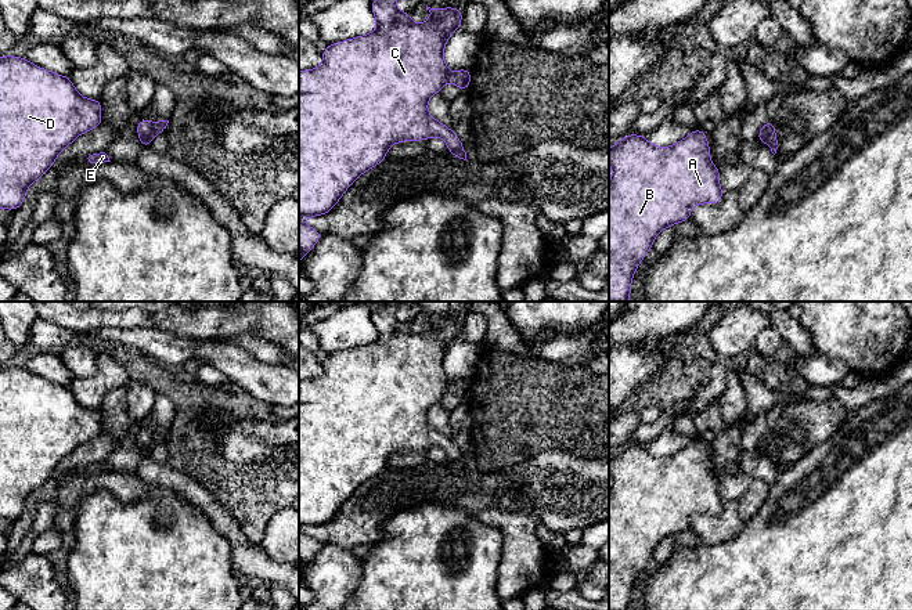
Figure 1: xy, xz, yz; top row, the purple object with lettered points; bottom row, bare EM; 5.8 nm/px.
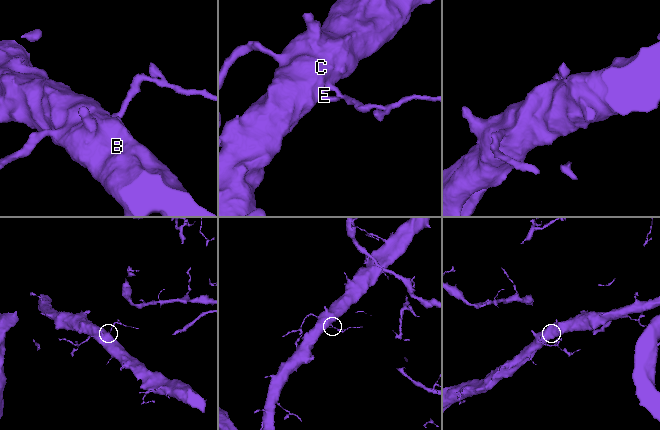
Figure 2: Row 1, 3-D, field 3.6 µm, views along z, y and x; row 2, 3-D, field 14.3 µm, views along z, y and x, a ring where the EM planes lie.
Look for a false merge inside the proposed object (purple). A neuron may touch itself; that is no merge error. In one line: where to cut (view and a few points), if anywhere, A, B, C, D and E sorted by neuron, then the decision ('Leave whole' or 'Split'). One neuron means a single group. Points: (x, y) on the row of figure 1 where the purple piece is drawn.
Split along yz (770, 121), (764, 140). Groups: A B C D / E. Split

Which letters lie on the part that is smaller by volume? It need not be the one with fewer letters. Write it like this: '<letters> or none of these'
E

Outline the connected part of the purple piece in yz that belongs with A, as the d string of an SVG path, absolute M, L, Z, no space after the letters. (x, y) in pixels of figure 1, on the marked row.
M697 129L671 147L655 147L646 137L628 134L609 148L609 302L628 302L637 267L659 232L691 219L691 209L720 203L720 169L710 160L706 131Z

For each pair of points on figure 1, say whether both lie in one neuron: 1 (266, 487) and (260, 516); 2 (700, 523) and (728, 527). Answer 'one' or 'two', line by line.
1: one
2: one

